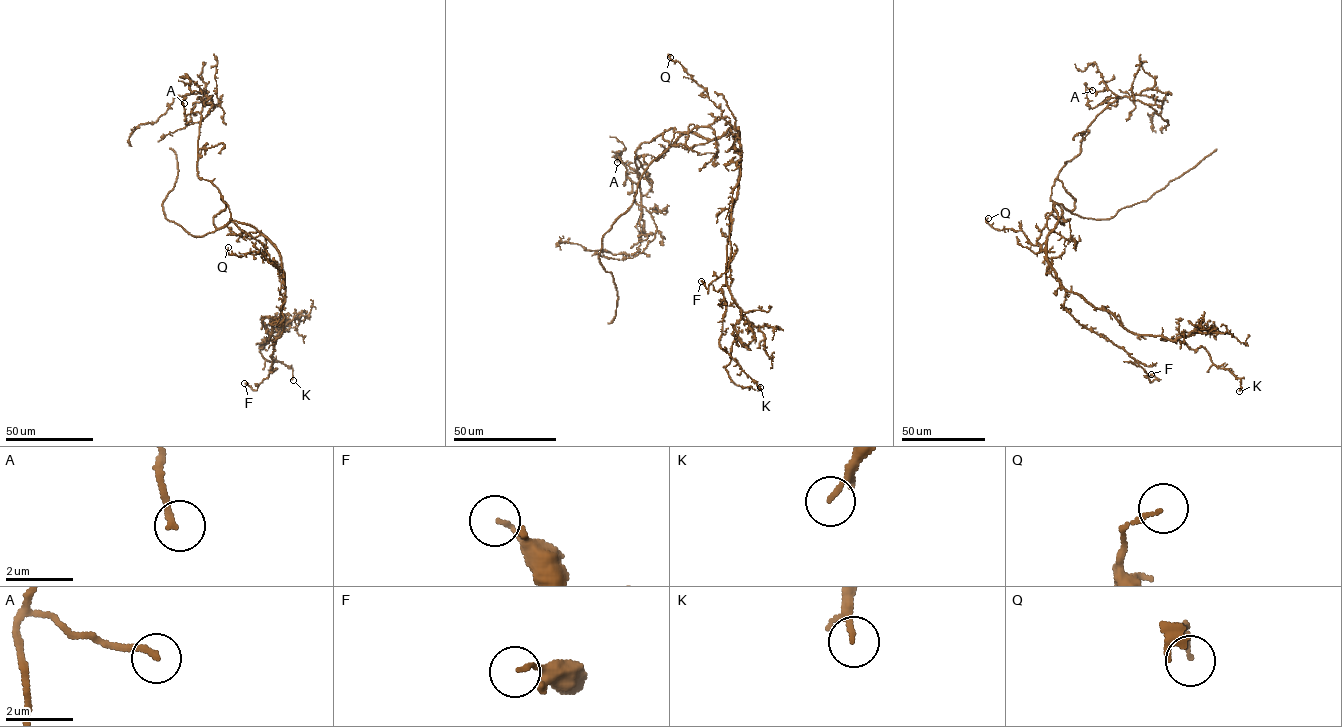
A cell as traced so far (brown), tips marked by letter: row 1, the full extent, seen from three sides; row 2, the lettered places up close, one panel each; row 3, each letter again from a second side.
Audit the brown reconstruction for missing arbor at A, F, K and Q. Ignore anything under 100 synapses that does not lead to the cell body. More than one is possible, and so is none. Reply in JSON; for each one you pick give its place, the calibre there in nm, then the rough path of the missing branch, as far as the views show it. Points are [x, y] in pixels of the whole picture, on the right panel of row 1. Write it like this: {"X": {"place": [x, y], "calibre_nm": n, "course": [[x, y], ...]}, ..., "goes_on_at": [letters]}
{"goes_on_at": []}

